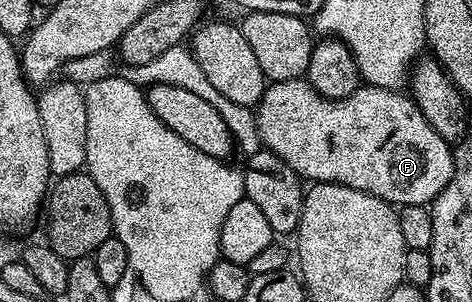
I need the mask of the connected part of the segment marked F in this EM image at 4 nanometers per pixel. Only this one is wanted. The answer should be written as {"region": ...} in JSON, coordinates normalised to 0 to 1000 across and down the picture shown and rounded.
{"region":[[[617,262],[604,275],[576,275],[561,285],[559,315],[551,325],[549,344],[540,358],[542,424],[551,444],[553,477],[589,520],[597,520],[597,533],[606,533],[606,546],[614,546],[614,560],[623,560],[623,573],[633,579],[638,596],[674,606],[731,606],[746,626],[767,626],[775,639],[801,649],[803,659],[814,659],[820,672],[833,679],[860,685],[869,679],[907,679],[951,609],[953,586],[960,583],[960,490],[956,477],[924,440],[873,321],[852,311],[856,308],[833,291],[765,281],[750,308],[742,308],[742,321],[708,331],[676,315],[644,262]]]}

